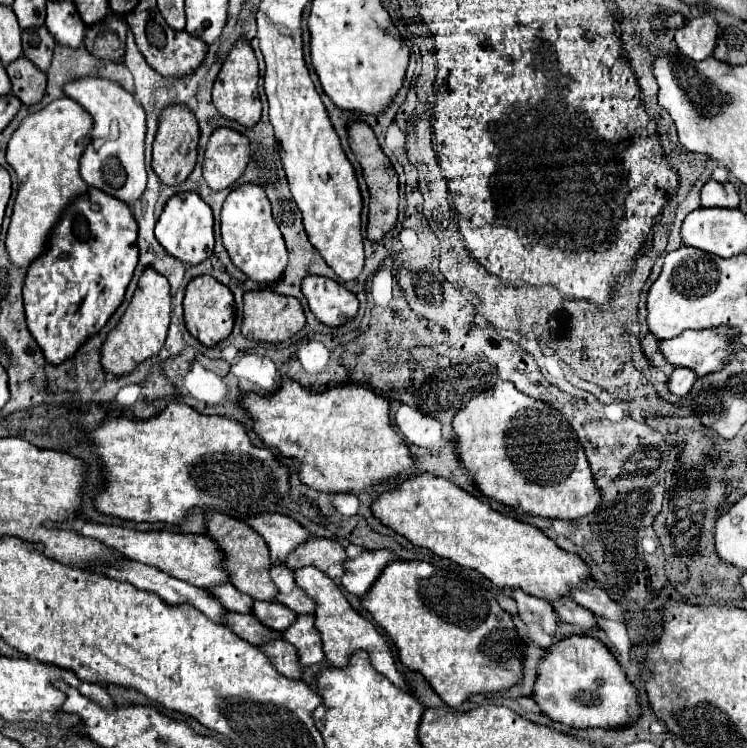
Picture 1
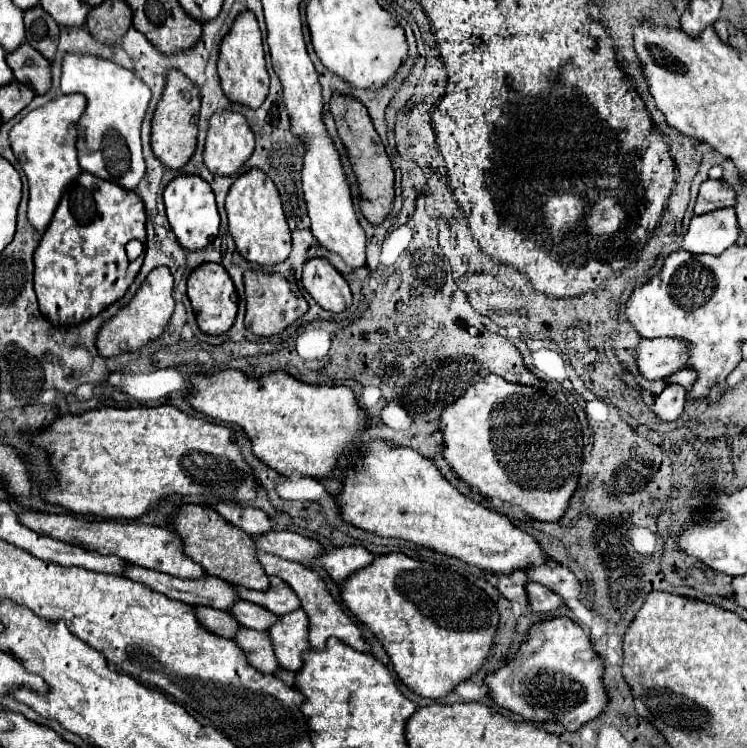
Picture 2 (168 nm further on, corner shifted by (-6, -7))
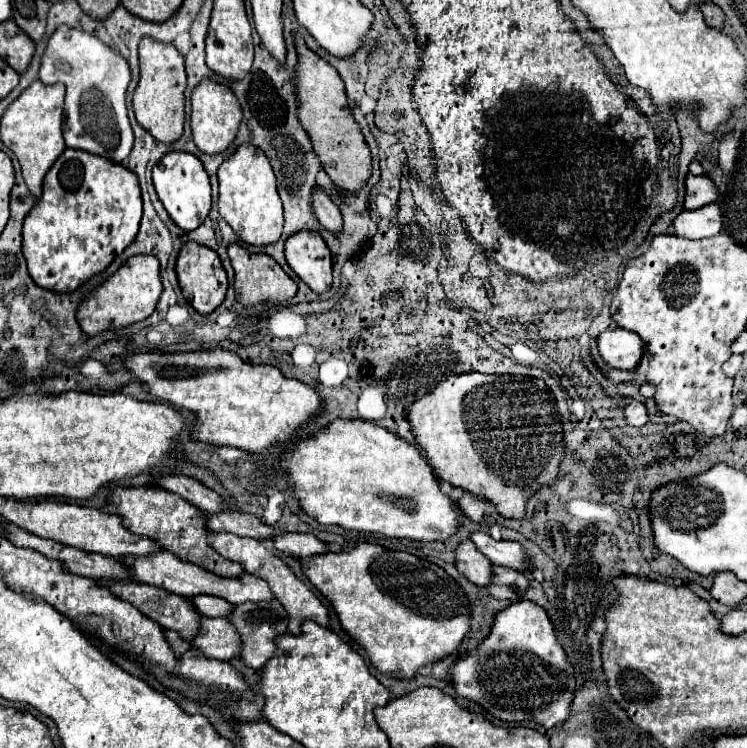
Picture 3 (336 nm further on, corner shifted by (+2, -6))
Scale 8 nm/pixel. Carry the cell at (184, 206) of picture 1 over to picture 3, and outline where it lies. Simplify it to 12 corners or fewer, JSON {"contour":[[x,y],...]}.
{"contour":[[190,152],[152,170],[172,220],[186,232],[210,212],[210,180]]}

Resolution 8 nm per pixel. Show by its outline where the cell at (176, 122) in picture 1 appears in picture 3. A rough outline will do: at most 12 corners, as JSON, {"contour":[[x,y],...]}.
{"contour":[[140,40],[132,108],[158,142],[182,136],[184,56]]}

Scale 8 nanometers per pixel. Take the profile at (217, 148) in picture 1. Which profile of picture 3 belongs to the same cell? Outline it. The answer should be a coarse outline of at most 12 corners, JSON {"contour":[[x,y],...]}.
{"contour":[[204,78],[192,88],[196,146],[224,152],[242,120],[224,84]]}

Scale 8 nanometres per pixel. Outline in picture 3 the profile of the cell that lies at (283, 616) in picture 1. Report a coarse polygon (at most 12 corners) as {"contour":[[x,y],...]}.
{"contour":[[192,596],[202,616],[228,616],[230,602],[216,596]]}

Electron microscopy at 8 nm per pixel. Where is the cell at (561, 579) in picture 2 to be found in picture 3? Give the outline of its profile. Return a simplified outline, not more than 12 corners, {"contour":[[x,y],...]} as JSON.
{"contour":[[486,532],[470,538],[492,564],[528,574],[530,558],[518,542]]}

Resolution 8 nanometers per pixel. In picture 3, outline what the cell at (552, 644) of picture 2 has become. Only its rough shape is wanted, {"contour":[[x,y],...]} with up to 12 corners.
{"contour":[[544,608],[494,614],[450,668],[504,722],[568,718],[572,666]]}

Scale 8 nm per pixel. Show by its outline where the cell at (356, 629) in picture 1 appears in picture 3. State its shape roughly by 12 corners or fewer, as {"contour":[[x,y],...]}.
{"contour":[[212,532],[208,544],[268,582],[288,612],[288,632],[304,620],[328,626],[316,594],[256,538]]}

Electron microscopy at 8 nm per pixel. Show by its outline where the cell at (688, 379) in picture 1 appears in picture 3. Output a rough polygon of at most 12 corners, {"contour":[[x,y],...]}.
{"contour":[[628,400],[624,416],[628,426],[640,428],[648,422],[644,404]]}

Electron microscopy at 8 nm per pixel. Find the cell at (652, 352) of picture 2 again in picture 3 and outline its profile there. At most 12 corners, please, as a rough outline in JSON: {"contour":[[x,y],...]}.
{"contour":[[616,326],[600,332],[598,352],[608,366],[634,370],[644,344]]}

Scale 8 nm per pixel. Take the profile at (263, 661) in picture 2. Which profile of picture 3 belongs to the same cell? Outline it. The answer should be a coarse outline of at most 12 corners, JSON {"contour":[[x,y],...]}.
{"contour":[[202,618],[192,640],[206,658],[236,658],[240,636],[226,618]]}

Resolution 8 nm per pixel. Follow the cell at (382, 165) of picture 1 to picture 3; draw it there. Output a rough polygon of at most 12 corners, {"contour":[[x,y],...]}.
{"contour":[[296,36],[296,104],[338,188],[370,176],[370,148],[336,68]]}

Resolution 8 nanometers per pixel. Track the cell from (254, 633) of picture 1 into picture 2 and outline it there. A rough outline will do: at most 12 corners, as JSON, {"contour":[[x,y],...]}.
{"contour":[[198,607],[206,629],[234,639],[242,629],[228,611]]}

